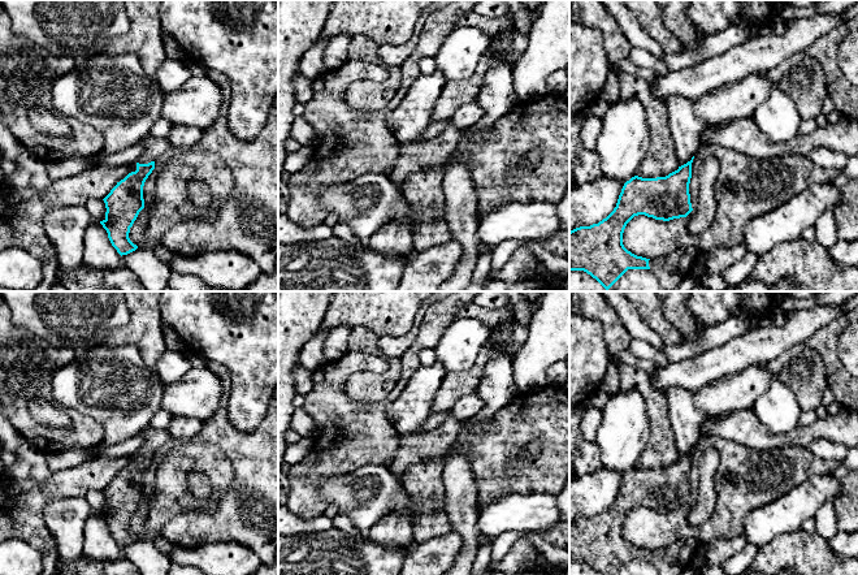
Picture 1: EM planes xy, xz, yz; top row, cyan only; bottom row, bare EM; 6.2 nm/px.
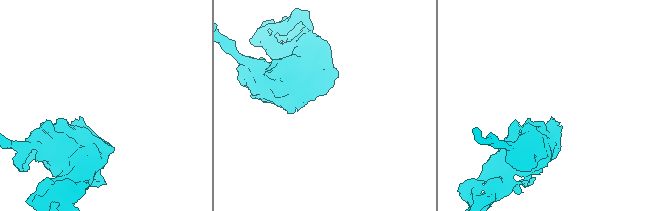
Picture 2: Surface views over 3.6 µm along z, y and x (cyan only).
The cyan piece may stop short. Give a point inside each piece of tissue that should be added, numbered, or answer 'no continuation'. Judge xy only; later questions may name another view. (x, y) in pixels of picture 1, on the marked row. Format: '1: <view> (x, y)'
1: xy (154, 147)

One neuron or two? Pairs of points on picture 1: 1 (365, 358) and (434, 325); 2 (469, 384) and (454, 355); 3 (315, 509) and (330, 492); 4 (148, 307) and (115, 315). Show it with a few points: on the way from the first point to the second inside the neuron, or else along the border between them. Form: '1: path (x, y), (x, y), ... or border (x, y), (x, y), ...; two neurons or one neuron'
1: path (339, 394), (356, 416), (371, 416), (408, 368); one neuron
2: border (482, 347), (468, 368), (447, 372); two neurons
3: border (339, 475), (329, 475), (317, 487), (325, 505); two neurons
4: border (128, 305), (129, 320), (107, 332); two neurons

